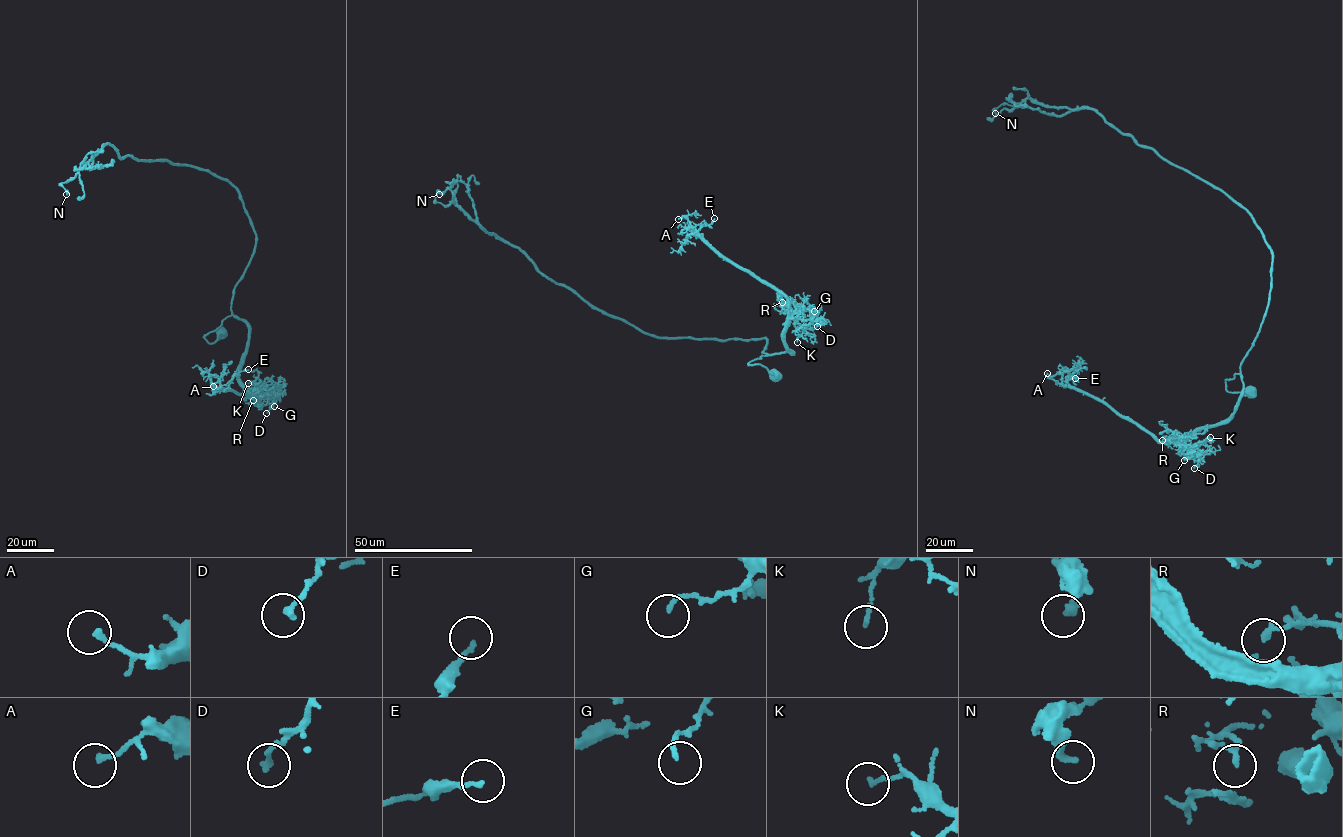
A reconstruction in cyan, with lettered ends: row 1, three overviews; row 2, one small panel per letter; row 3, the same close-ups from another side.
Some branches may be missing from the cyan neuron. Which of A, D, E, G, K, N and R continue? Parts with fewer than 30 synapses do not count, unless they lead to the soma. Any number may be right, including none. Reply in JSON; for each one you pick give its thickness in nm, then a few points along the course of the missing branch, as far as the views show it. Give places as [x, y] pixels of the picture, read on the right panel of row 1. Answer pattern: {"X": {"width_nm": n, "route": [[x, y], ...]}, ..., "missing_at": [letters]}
{"missing_at": []}

